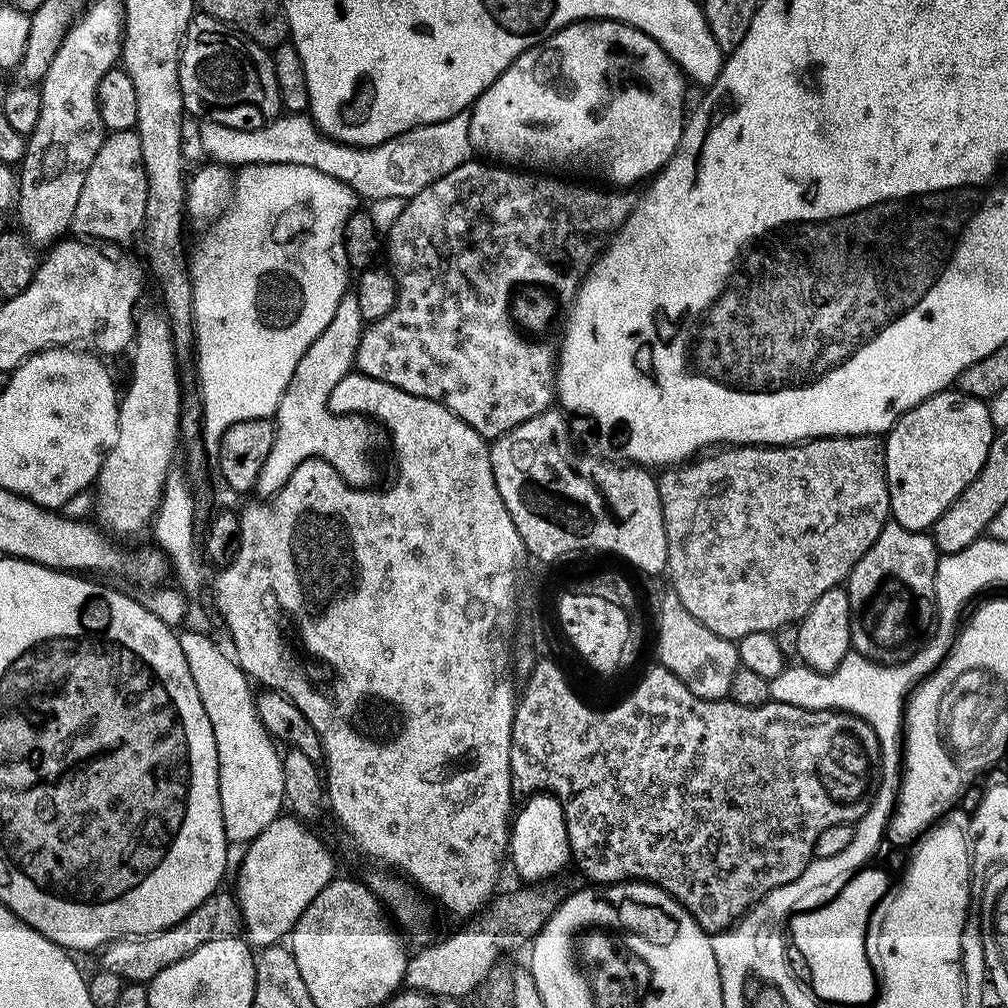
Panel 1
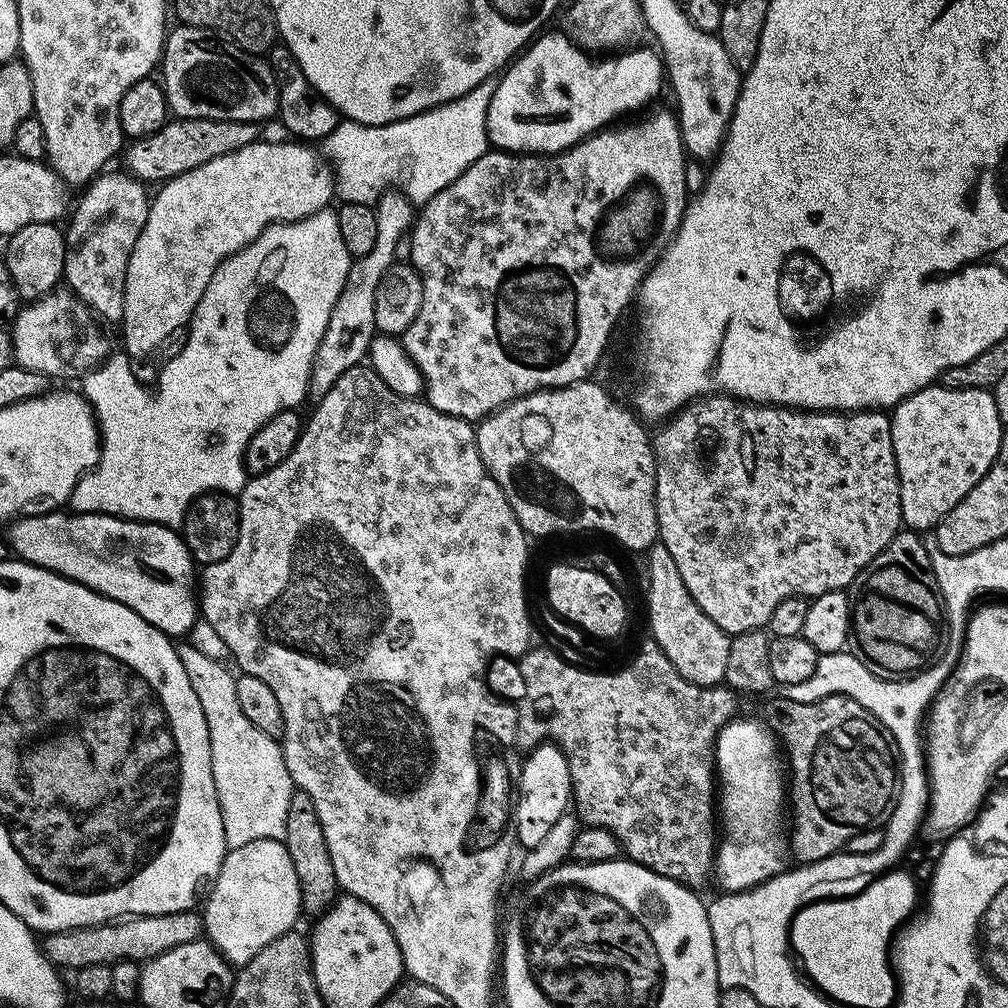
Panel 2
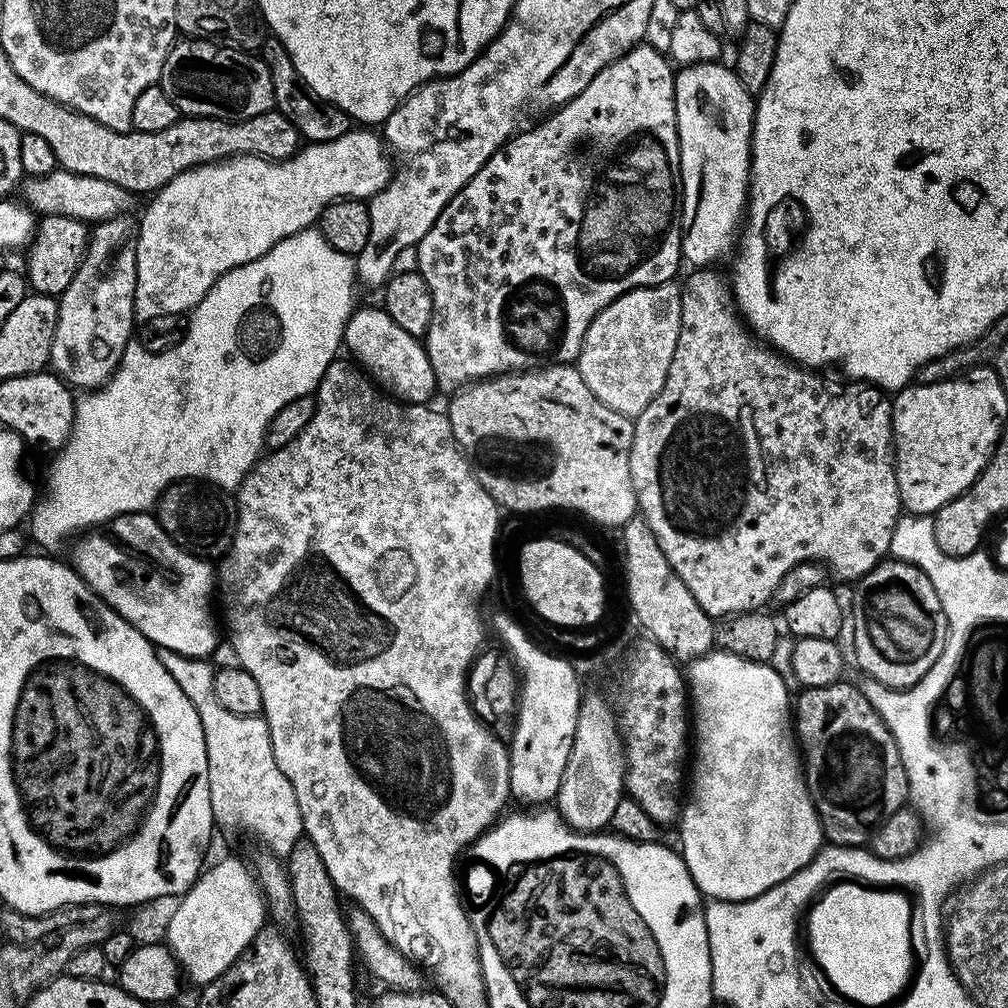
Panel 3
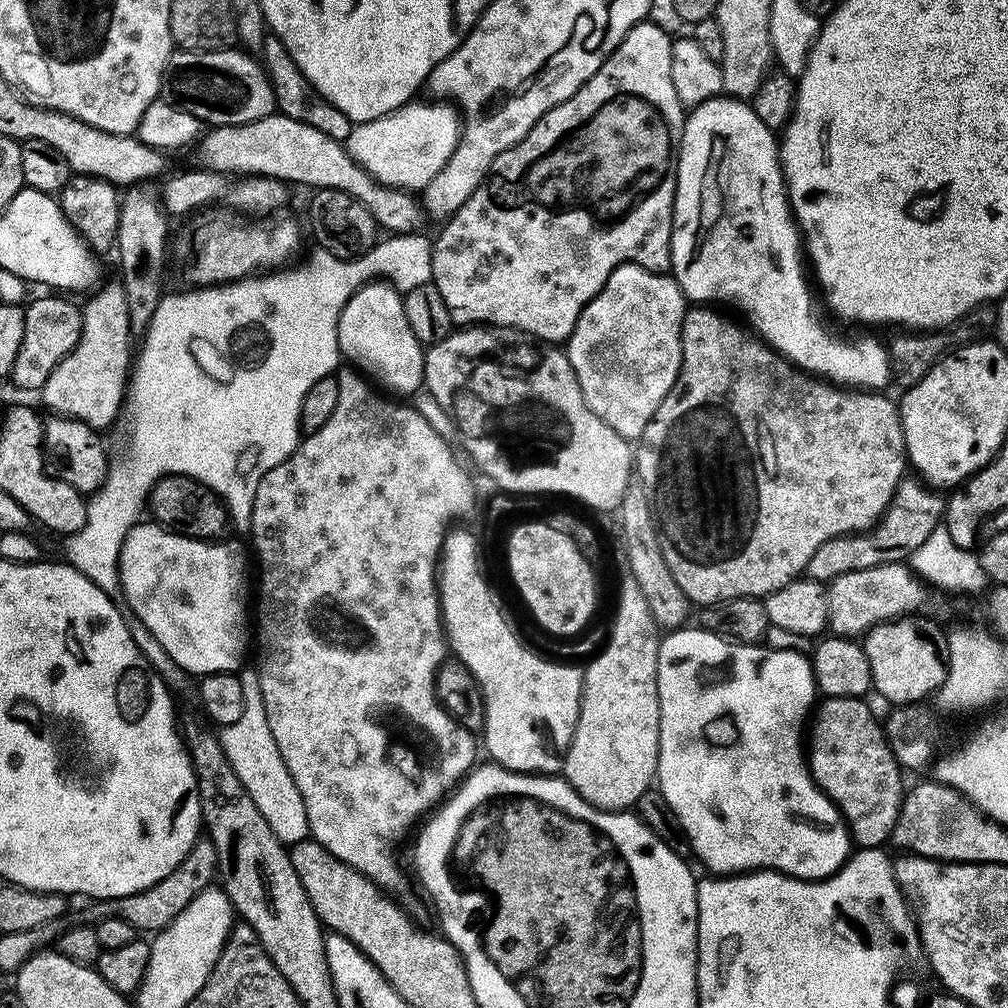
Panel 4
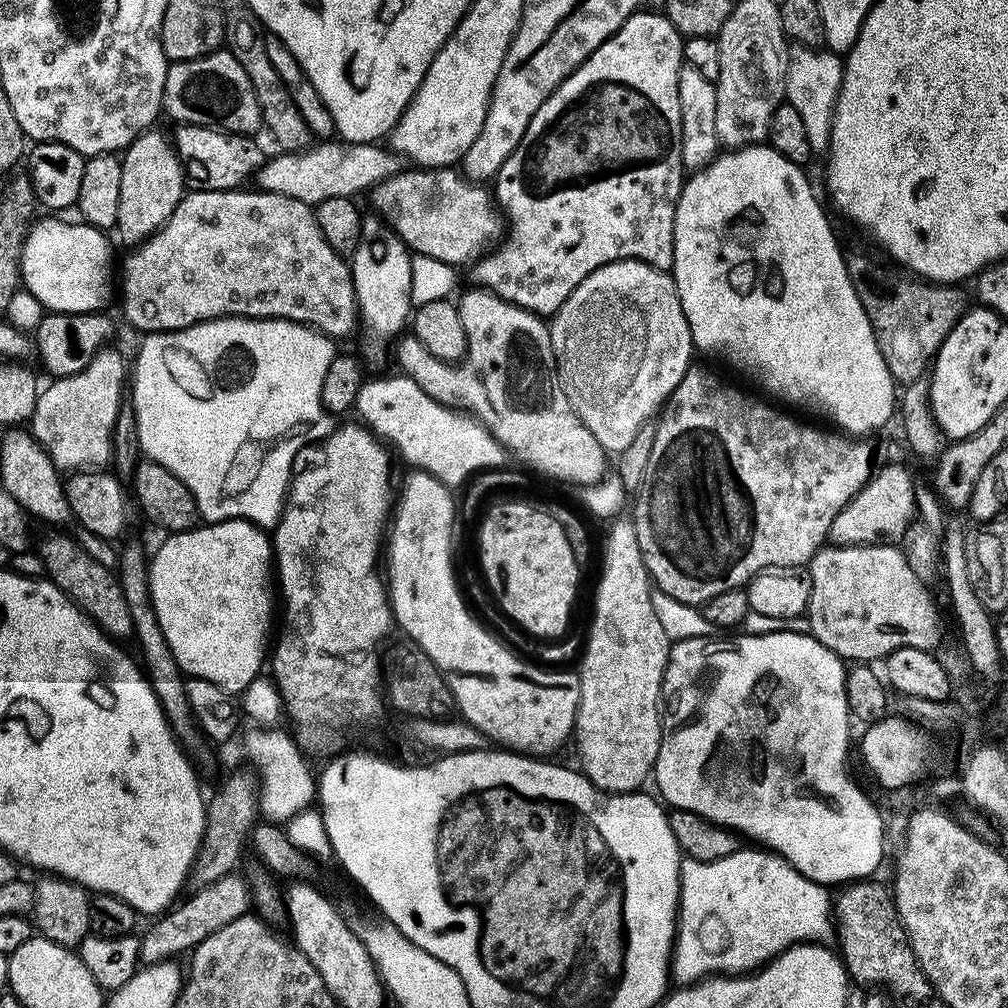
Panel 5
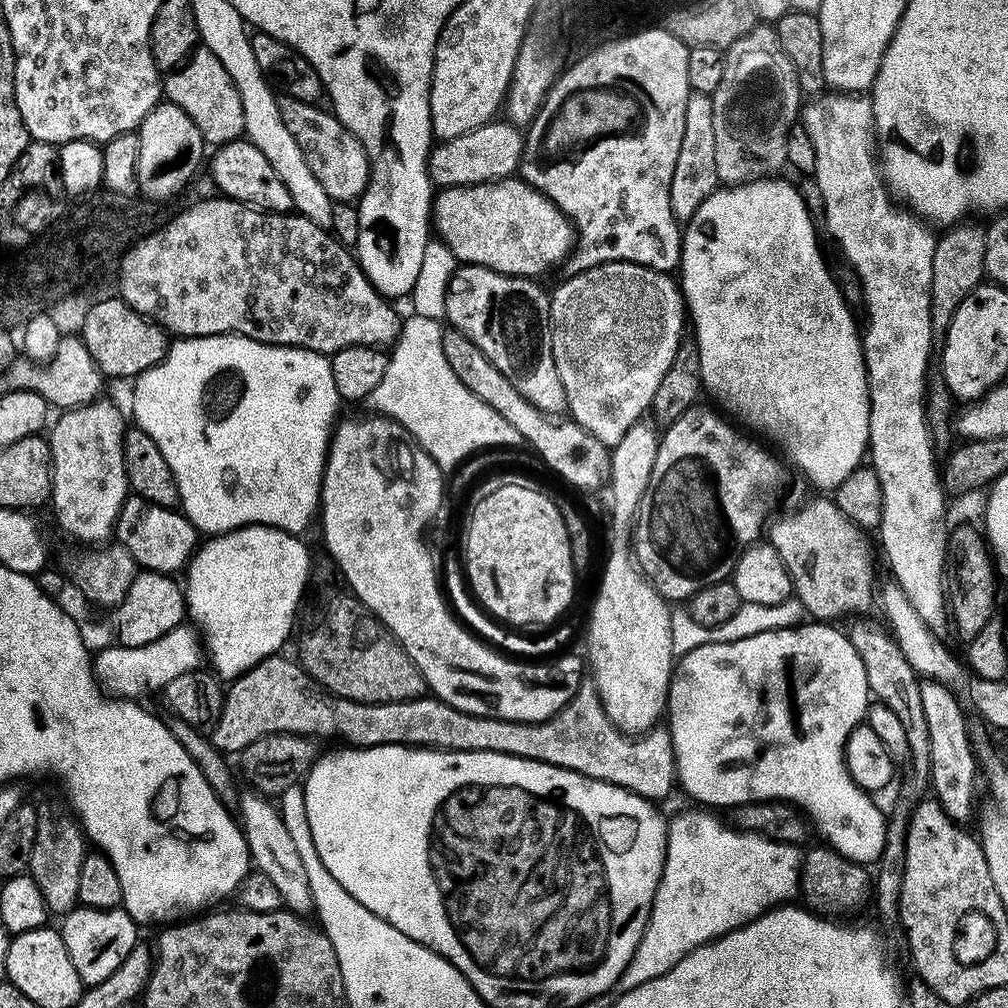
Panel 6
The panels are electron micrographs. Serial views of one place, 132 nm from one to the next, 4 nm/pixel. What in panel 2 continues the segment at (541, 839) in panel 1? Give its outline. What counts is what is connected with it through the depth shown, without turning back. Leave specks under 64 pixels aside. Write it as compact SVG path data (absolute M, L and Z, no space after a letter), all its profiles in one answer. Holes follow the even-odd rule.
M551 742L536 745L523 757L518 768L518 783L514 801L514 823L516 826L516 844L524 850L531 850L546 838L550 826L558 822L558 818L566 814L572 800L572 779L570 768L566 766L566 758L562 750Z

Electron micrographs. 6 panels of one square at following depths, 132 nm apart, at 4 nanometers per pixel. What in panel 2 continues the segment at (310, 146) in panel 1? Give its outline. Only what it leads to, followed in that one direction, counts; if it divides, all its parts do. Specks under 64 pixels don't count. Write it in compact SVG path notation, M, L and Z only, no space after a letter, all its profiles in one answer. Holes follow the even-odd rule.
M485 82L462 94L462 98L454 98L422 114L389 124L370 126L341 119L340 124L334 126L334 130L330 130L330 134L322 140L322 156L331 167L335 195L341 196L339 199L345 204L375 205L385 192L395 190L413 206L428 204L430 198L438 194L438 190L446 190L446 186L450 186L454 178L461 176L470 165L478 162L478 158L489 151L488 128L485 124L492 90L493 85Z

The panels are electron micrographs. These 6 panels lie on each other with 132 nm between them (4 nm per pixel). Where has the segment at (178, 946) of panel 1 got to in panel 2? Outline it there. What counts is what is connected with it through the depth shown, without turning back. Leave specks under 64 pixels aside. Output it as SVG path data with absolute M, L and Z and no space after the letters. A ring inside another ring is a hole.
M189 910L157 916L130 916L95 924L89 928L76 928L65 932L50 932L43 937L42 947L57 969L75 970L87 964L117 964L120 960L143 962L153 960L174 946L186 946L202 936L202 916L199 911Z

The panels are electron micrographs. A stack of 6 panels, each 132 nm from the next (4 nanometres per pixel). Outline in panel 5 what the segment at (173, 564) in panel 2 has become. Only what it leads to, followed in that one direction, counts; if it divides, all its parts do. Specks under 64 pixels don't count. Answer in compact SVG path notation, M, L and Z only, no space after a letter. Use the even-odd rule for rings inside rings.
M221 520L219 522L208 522L205 523L203 526L197 526L189 530L189 532L174 532L171 533L167 538L168 540L164 540L160 544L160 549L157 550L155 553L154 551L151 553L150 556L150 563L148 565L148 591L152 594L152 605L154 606L154 610L156 611L156 617L158 618L158 626L162 626L162 634L166 638L166 642L170 646L170 650L172 651L172 657L176 659L176 664L180 668L181 672L187 674L189 677L197 676L198 678L206 678L210 682L214 682L218 686L222 686L225 688L227 692L233 694L242 694L246 689L250 686L250 682L254 682L254 678L258 675L261 675L262 669L260 668L263 666L265 667L266 664L266 649L269 647L270 644L270 636L268 640L268 627L272 624L272 596L274 600L274 592L268 589L268 583L273 583L274 580L274 549L272 546L272 541L270 539L269 533L265 531L265 529L261 528L259 524L252 523L251 520Z

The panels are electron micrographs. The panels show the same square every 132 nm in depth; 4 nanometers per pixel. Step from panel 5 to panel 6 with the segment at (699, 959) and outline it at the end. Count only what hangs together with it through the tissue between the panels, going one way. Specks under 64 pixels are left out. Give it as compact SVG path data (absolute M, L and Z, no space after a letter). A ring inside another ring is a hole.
M696 811L700 812L671 817L664 873L638 950L634 950L634 958L616 983L617 993L629 992L642 982L650 982L650 978L666 974L699 944L709 944L797 895L802 863L797 845L767 840L755 832L724 825L711 816L716 815L711 811Z

